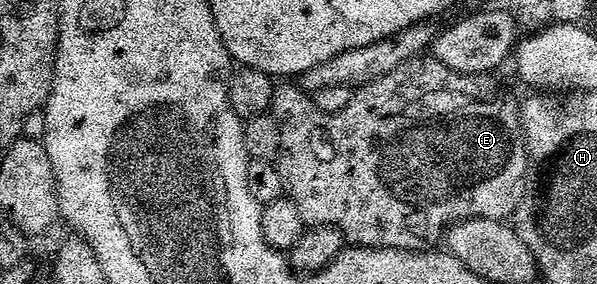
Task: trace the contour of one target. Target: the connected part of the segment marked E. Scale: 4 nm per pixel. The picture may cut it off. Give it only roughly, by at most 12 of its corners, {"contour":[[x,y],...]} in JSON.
{"contour":[[417,58],[322,114],[277,87],[305,228],[430,252],[513,219],[520,104]]}

